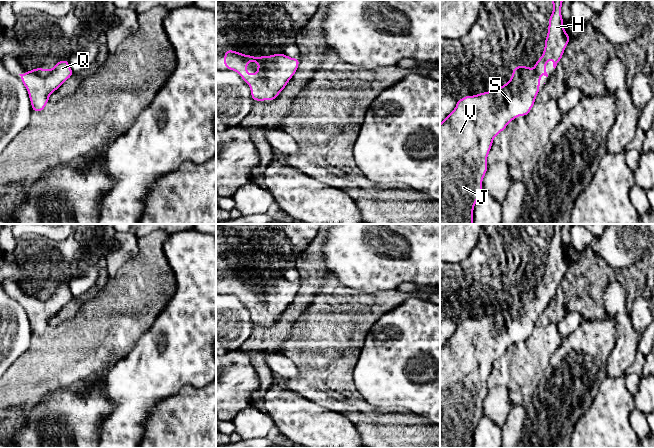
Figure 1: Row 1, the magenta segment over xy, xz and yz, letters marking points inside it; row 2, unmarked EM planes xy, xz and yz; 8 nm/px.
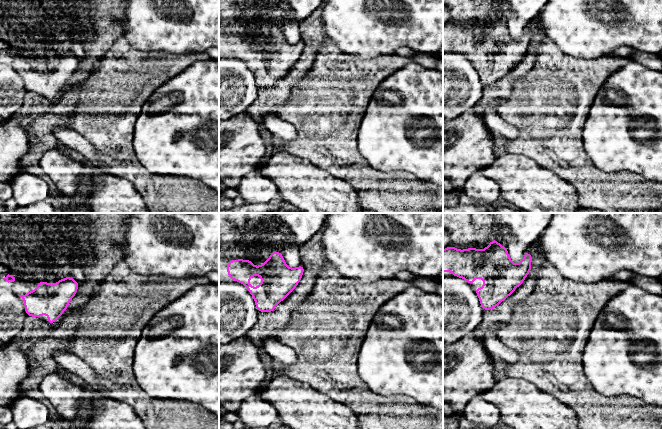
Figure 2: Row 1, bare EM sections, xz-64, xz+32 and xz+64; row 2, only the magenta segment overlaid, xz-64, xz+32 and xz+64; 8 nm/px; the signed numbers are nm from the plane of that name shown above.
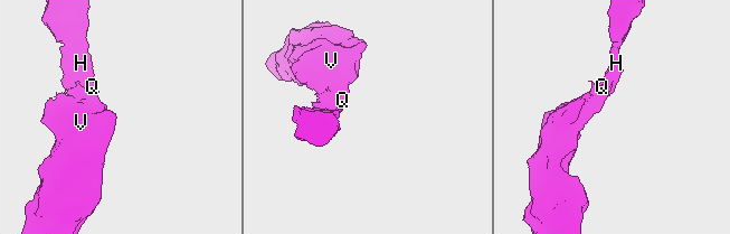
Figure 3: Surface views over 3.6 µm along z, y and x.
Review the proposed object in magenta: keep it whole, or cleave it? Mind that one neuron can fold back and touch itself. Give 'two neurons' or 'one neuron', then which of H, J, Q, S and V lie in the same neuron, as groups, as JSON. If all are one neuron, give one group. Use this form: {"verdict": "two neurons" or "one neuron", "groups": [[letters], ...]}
{"verdict": "one neuron", "groups": [["H", "J", "Q", "S", "V"]]}

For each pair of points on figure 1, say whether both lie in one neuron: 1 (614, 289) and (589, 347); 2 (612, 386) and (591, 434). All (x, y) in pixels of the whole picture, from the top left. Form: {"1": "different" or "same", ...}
{"1": "different", "2": "same"}

